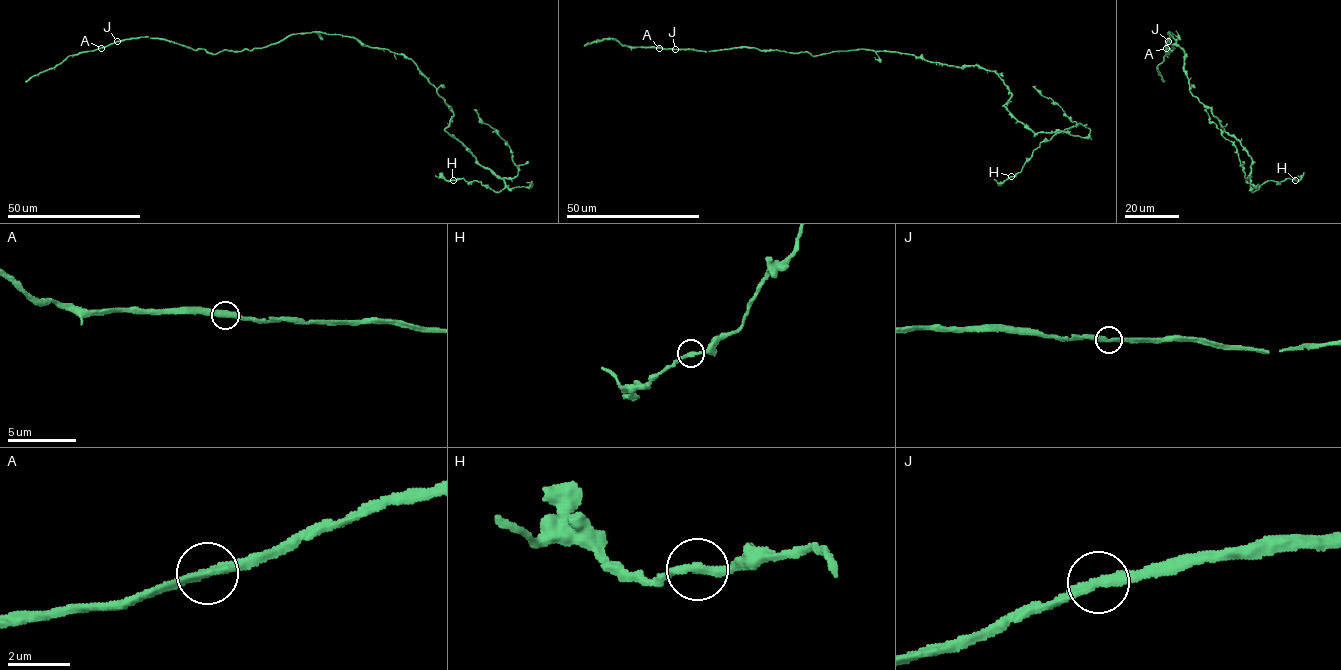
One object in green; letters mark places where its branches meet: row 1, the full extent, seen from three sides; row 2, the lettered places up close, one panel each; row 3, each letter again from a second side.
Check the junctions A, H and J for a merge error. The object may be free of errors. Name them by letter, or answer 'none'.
none

